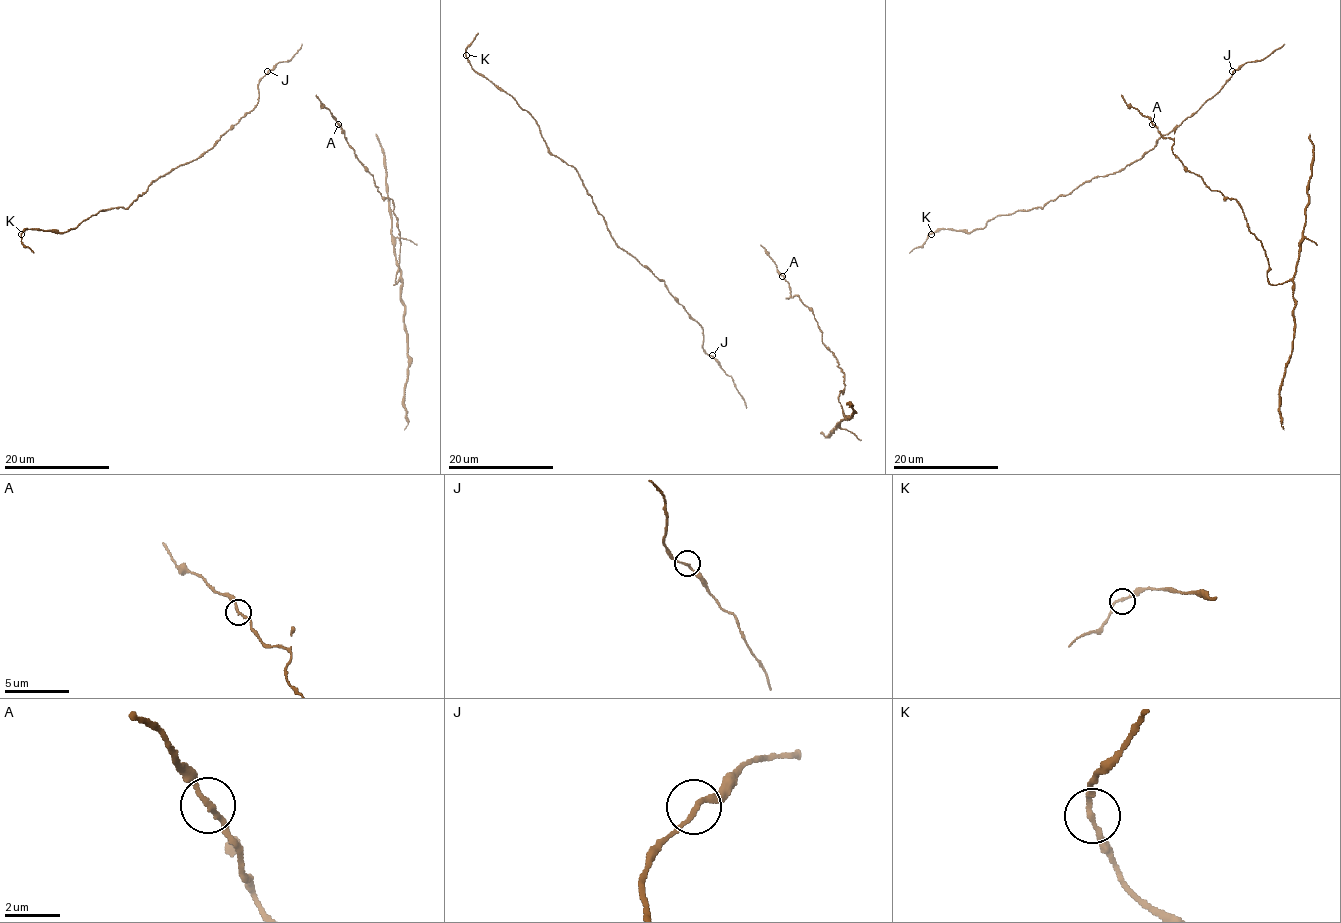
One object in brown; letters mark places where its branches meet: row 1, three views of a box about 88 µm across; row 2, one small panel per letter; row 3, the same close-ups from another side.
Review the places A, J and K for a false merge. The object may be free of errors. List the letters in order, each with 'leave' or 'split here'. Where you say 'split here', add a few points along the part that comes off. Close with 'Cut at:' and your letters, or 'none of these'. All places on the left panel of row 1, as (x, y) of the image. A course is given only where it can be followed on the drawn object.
A: leave
J: leave
K: leave
Cut at: none of these

